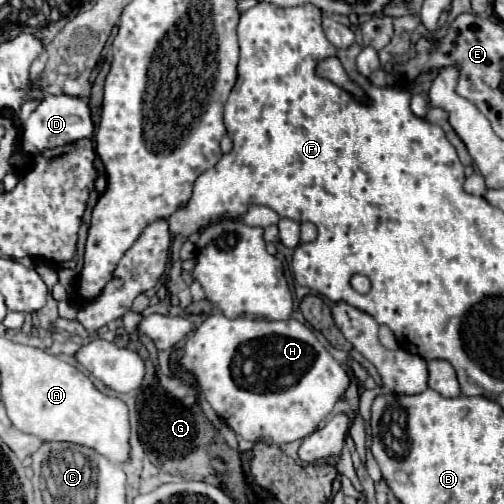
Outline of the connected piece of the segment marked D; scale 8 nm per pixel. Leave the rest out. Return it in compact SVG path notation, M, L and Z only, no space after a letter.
M47 95L43 101L39 101L35 111L29 115L29 119L21 123L21 129L23 129L21 149L25 153L37 155L43 149L55 149L55 147L69 145L85 137L91 139L95 125L93 125L91 107L87 101L79 97L71 97L71 95Z

